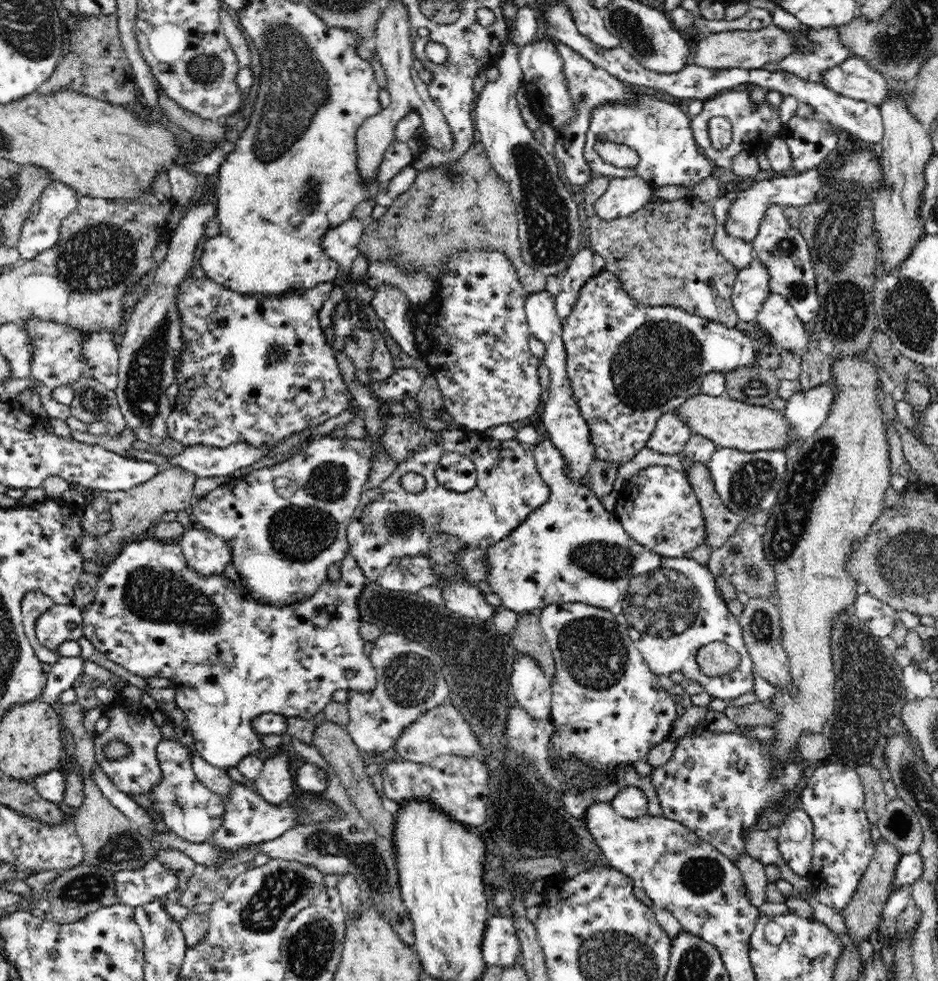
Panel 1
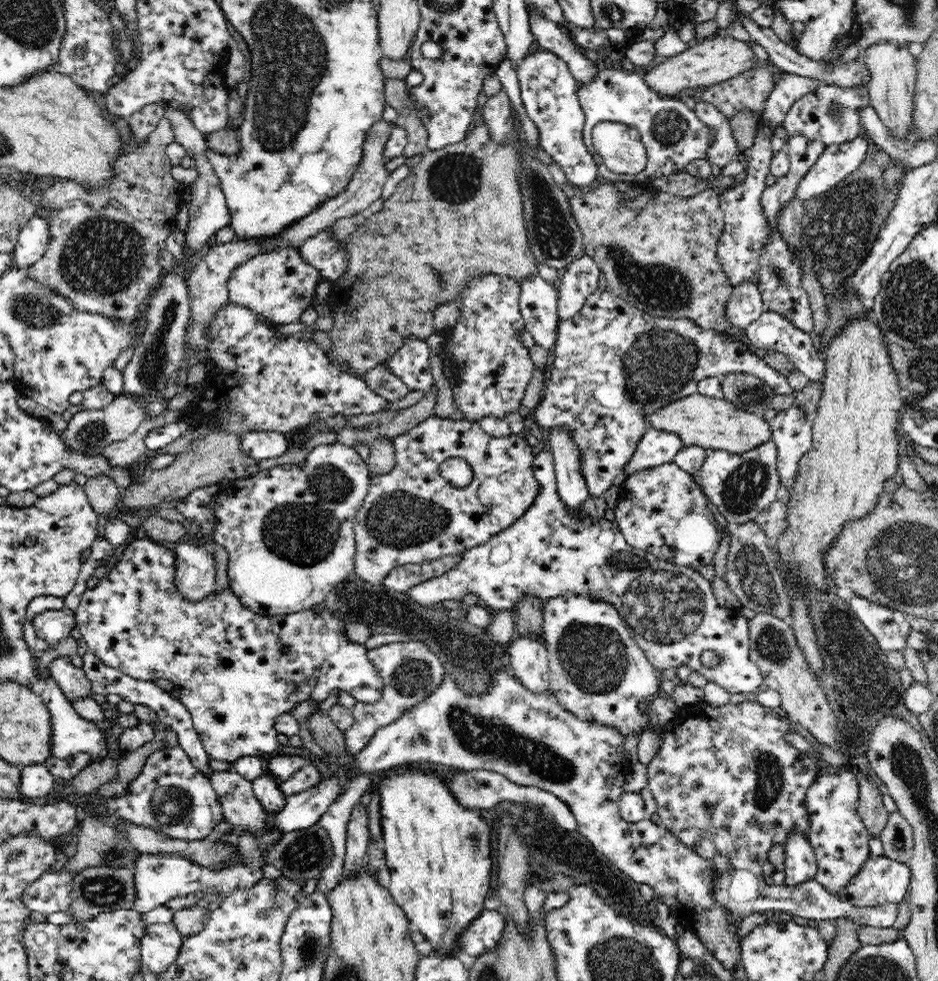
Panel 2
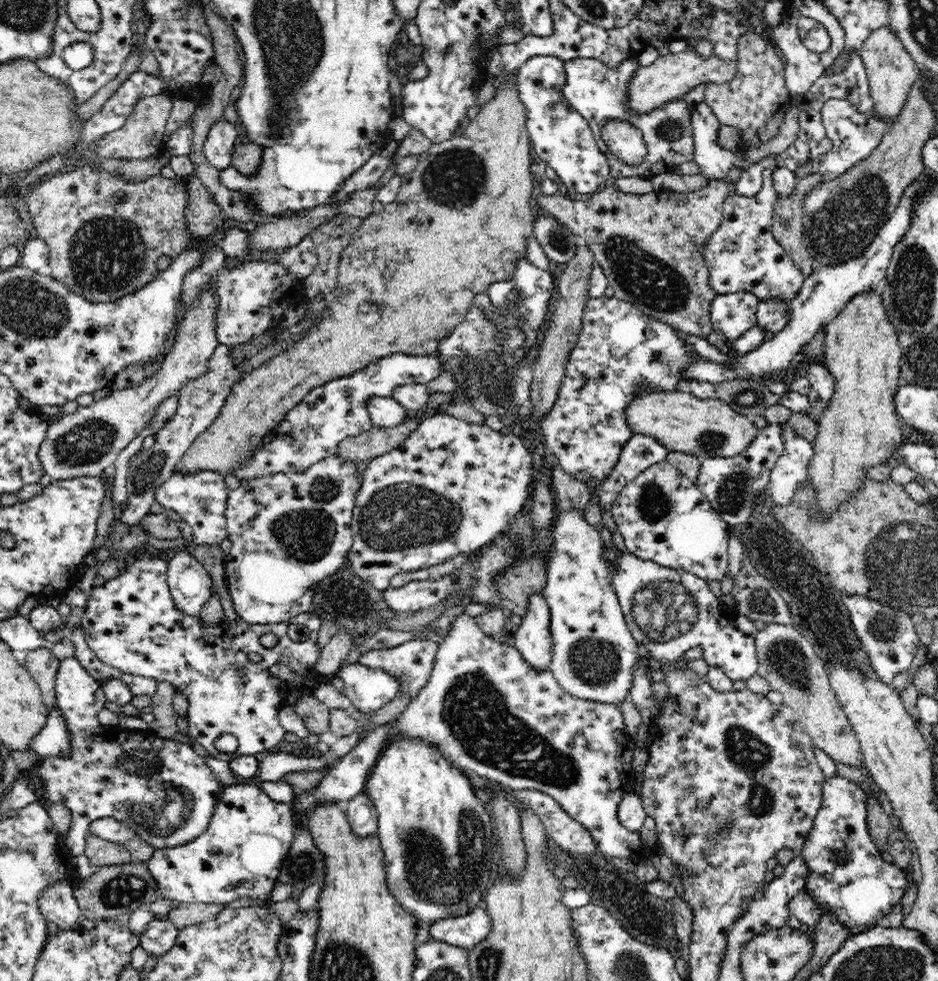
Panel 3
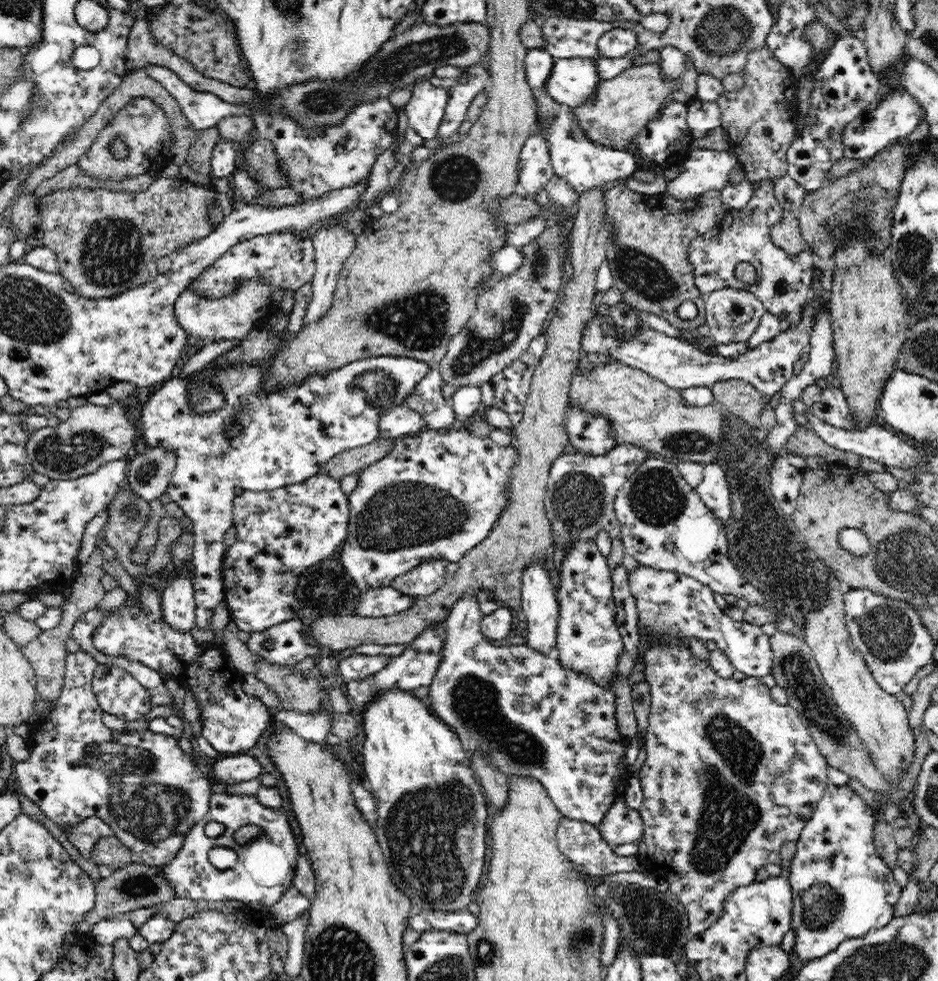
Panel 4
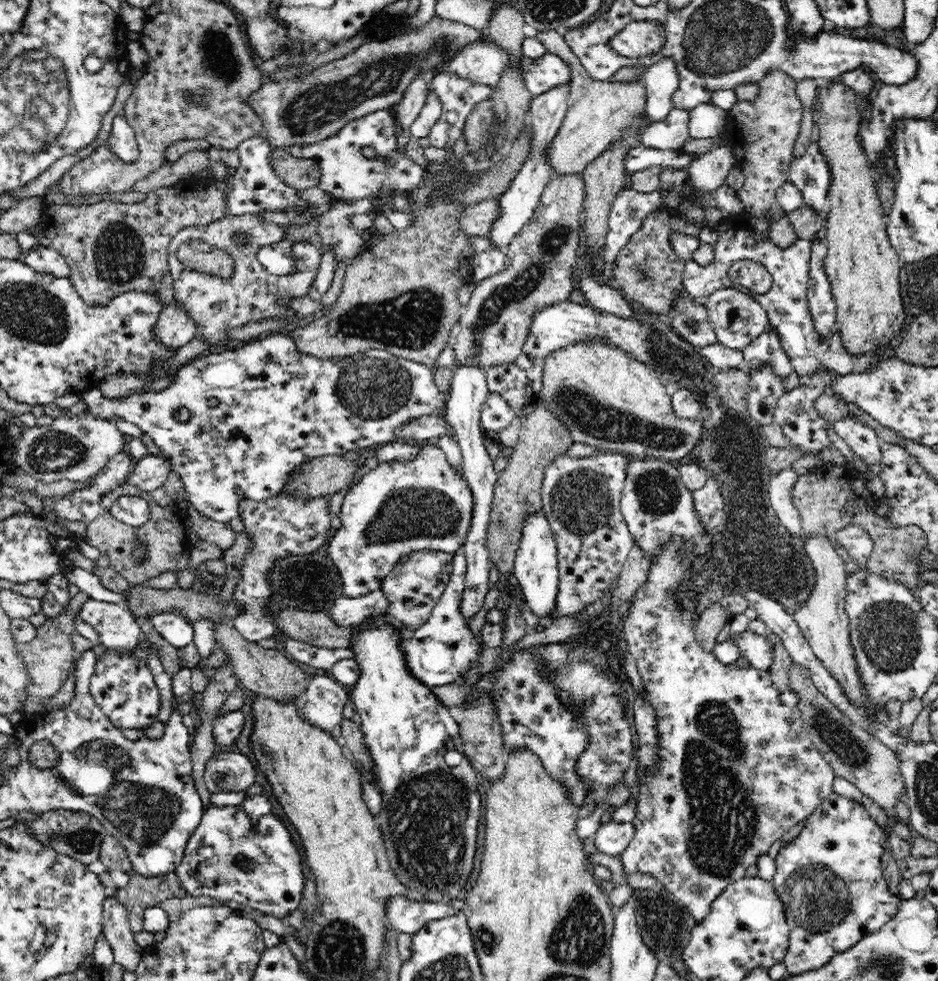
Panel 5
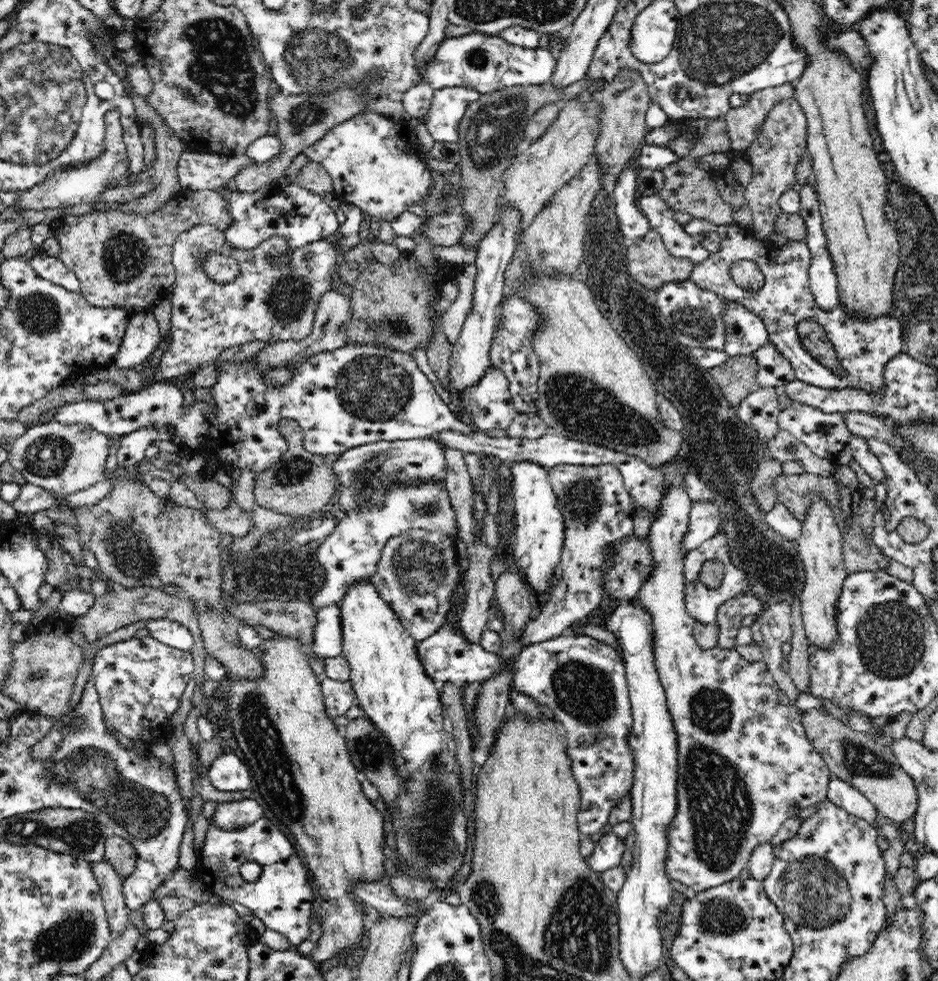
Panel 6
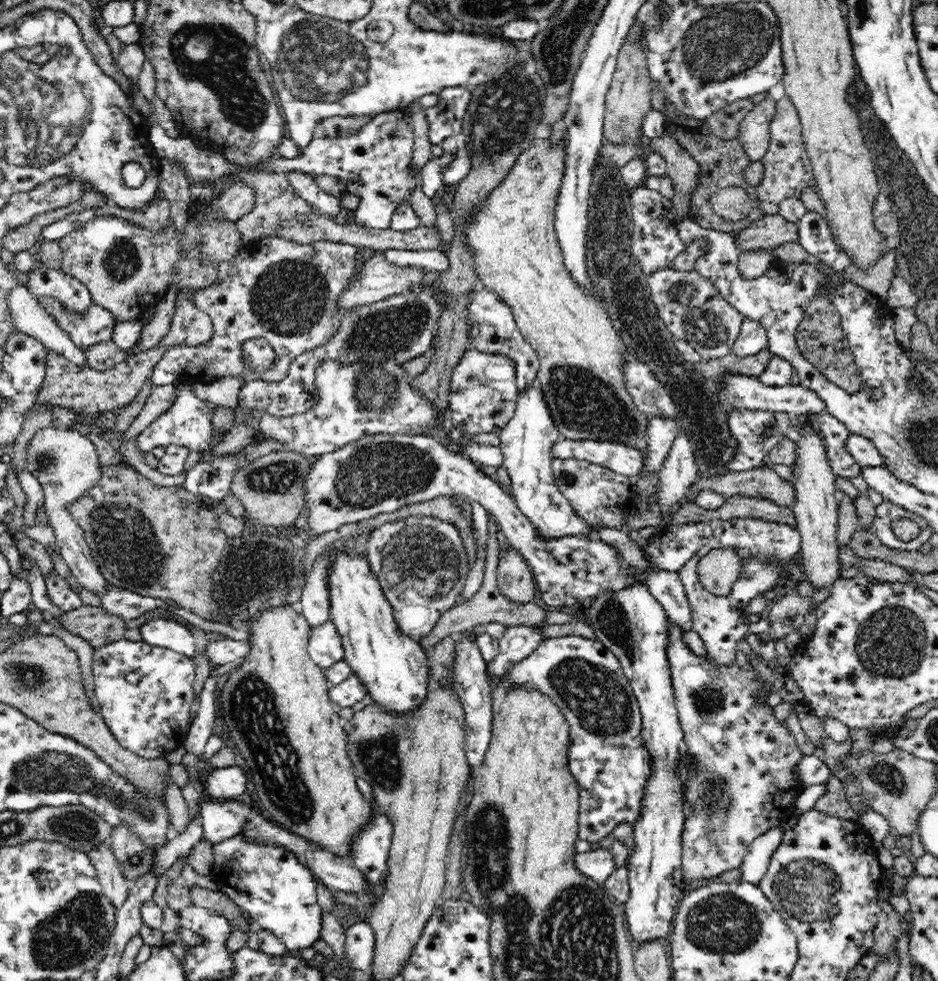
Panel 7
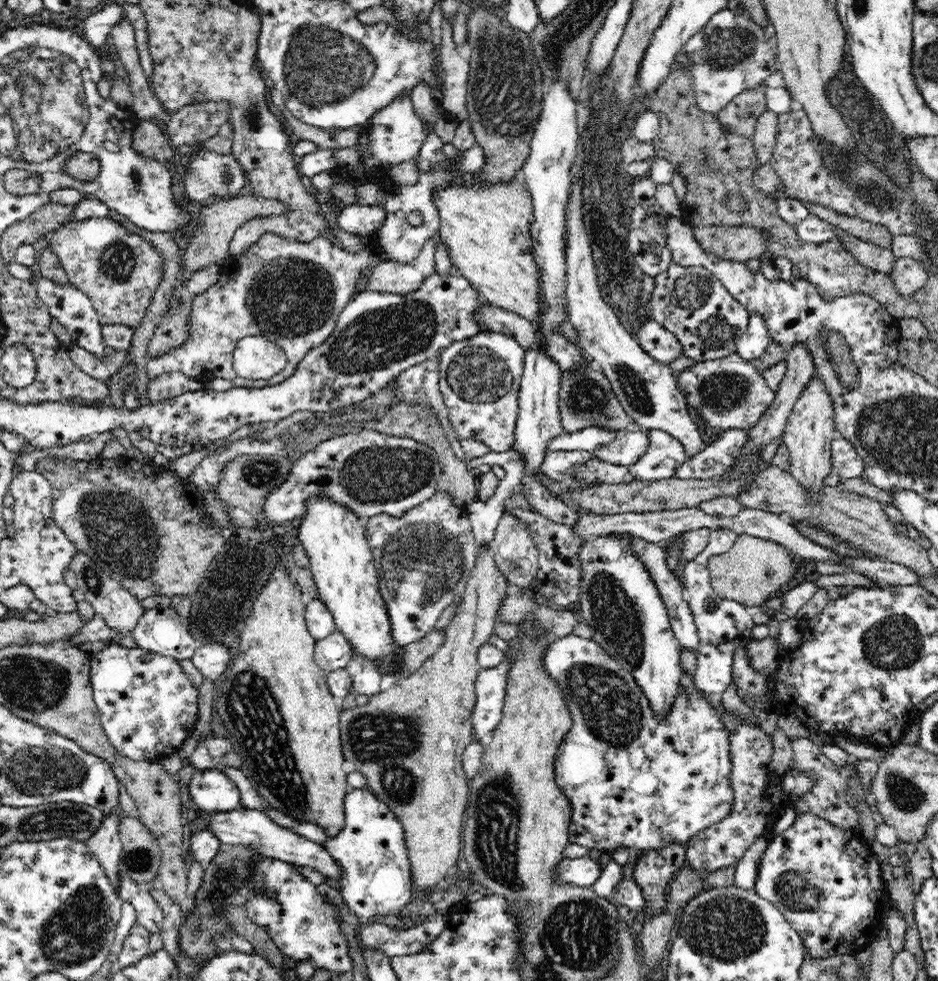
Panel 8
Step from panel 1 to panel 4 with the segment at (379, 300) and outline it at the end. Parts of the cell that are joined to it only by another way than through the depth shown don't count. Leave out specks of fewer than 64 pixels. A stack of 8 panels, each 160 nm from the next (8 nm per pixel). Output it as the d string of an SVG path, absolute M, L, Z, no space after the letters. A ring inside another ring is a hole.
M274 355L257 363L238 363L209 371L203 368L186 377L180 377L176 372L157 388L148 401L141 404L142 440L148 447L173 450L177 456L166 493L172 498L172 502L176 502L184 510L194 527L194 553L190 566L194 574L195 624L202 630L210 628L214 608L225 600L222 560L227 546L224 544L224 534L233 526L233 501L236 497L234 488L260 492L263 489L296 484L316 475L320 465L339 452L374 442L380 436L380 414L396 404L405 404L414 386L431 369L431 365L414 357L375 356L352 361L349 365L333 371L309 374L302 384L294 384L294 388L282 387L282 392L270 391L270 396L266 396L266 391L262 392L262 372L270 368L270 360L274 360ZM202 374L225 394L225 405L222 409L198 413L190 407L188 382ZM234 420L241 424L241 431L230 439L223 429Z

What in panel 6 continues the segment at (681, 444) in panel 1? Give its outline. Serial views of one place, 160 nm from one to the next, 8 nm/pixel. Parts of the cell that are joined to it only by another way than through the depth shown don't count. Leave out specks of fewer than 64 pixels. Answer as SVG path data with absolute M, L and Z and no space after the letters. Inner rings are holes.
M557 464L546 469L546 478L550 479L559 512L566 523L563 552L558 569L560 580L549 592L549 601L541 606L540 615L536 619L528 619L526 626L522 629L520 641L524 647L565 634L570 624L583 621L594 608L601 604L605 598L606 572L614 568L613 556L618 552L617 544L626 540L628 536L634 535L635 501L630 498L630 493L624 488L623 476L613 464L598 466Z

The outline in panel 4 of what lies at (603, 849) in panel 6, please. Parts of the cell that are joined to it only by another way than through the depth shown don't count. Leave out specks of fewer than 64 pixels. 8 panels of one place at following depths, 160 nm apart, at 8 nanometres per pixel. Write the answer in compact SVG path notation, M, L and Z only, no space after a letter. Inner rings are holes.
M619 798L610 807L601 826L602 838L614 849L621 844L628 844L638 840L643 835L645 823L641 813L633 808L628 808L622 798Z

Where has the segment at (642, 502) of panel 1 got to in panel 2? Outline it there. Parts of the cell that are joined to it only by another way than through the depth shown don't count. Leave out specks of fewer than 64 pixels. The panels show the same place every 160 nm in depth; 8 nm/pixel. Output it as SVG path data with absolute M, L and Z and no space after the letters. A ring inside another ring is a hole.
M674 462L660 464L629 475L621 489L614 513L628 545L696 571L713 564L724 533L693 475Z

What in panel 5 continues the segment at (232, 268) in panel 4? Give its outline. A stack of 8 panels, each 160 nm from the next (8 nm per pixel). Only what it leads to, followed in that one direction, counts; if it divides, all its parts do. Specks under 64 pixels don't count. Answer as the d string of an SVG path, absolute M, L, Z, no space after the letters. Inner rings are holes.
M245 214L240 216L224 216L222 219L206 226L188 227L178 231L169 244L168 266L173 280L173 298L182 302L182 309L192 316L193 323L197 324L197 338L207 340L208 346L221 345L228 340L228 332L232 328L244 326L250 320L260 322L266 318L280 320L294 320L296 314L287 308L290 298L306 296L314 282L324 249L316 241L294 242L291 245L292 256L295 260L294 272L286 276L272 274L265 262L264 255L284 238L284 228L268 222L262 222L258 215ZM238 233L246 235L246 244L237 244ZM189 240L202 240L210 246L226 251L234 259L234 272L230 278L212 276L197 270L188 270L177 257L182 244Z

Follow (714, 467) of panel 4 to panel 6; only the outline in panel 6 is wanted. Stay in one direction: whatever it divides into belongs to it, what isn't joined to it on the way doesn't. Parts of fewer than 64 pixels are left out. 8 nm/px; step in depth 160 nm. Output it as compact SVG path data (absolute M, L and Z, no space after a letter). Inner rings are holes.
M693 502L689 517L689 532L686 534L686 553L700 548L712 539L722 527L721 508L712 502Z

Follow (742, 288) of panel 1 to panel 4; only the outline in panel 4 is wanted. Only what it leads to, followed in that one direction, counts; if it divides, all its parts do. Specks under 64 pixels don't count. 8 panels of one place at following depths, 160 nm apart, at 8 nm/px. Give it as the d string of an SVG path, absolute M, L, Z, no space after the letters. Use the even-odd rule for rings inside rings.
M725 288L711 292L705 297L705 312L705 329L709 329L707 331L712 339L718 344L730 344L747 342L767 310L755 294L745 290Z

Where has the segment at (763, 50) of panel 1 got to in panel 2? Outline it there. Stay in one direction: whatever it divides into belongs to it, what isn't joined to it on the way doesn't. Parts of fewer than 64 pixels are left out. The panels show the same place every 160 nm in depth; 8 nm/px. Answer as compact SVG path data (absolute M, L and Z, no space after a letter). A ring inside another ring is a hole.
M708 38L691 43L690 47L676 56L666 58L658 66L643 70L642 76L646 85L650 86L658 95L666 98L677 98L685 89L696 91L697 87L710 87L725 81L732 80L735 76L744 74L754 68L756 56L748 44L734 38Z

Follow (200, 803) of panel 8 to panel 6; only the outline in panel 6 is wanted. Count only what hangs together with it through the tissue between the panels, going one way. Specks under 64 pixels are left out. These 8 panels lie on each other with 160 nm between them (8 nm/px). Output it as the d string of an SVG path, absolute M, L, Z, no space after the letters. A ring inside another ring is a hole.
M224 753L213 760L207 776L218 791L240 792L251 788L248 767L233 753Z

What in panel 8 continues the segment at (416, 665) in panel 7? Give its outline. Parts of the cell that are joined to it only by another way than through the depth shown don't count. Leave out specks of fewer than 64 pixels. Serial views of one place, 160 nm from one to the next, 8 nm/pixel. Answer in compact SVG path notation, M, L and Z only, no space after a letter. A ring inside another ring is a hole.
M314 499L310 500L306 518L300 524L299 538L320 592L319 598L336 618L354 654L378 663L383 674L401 677L400 658L406 648L398 647L394 641L365 528L365 521L346 508L330 500Z

